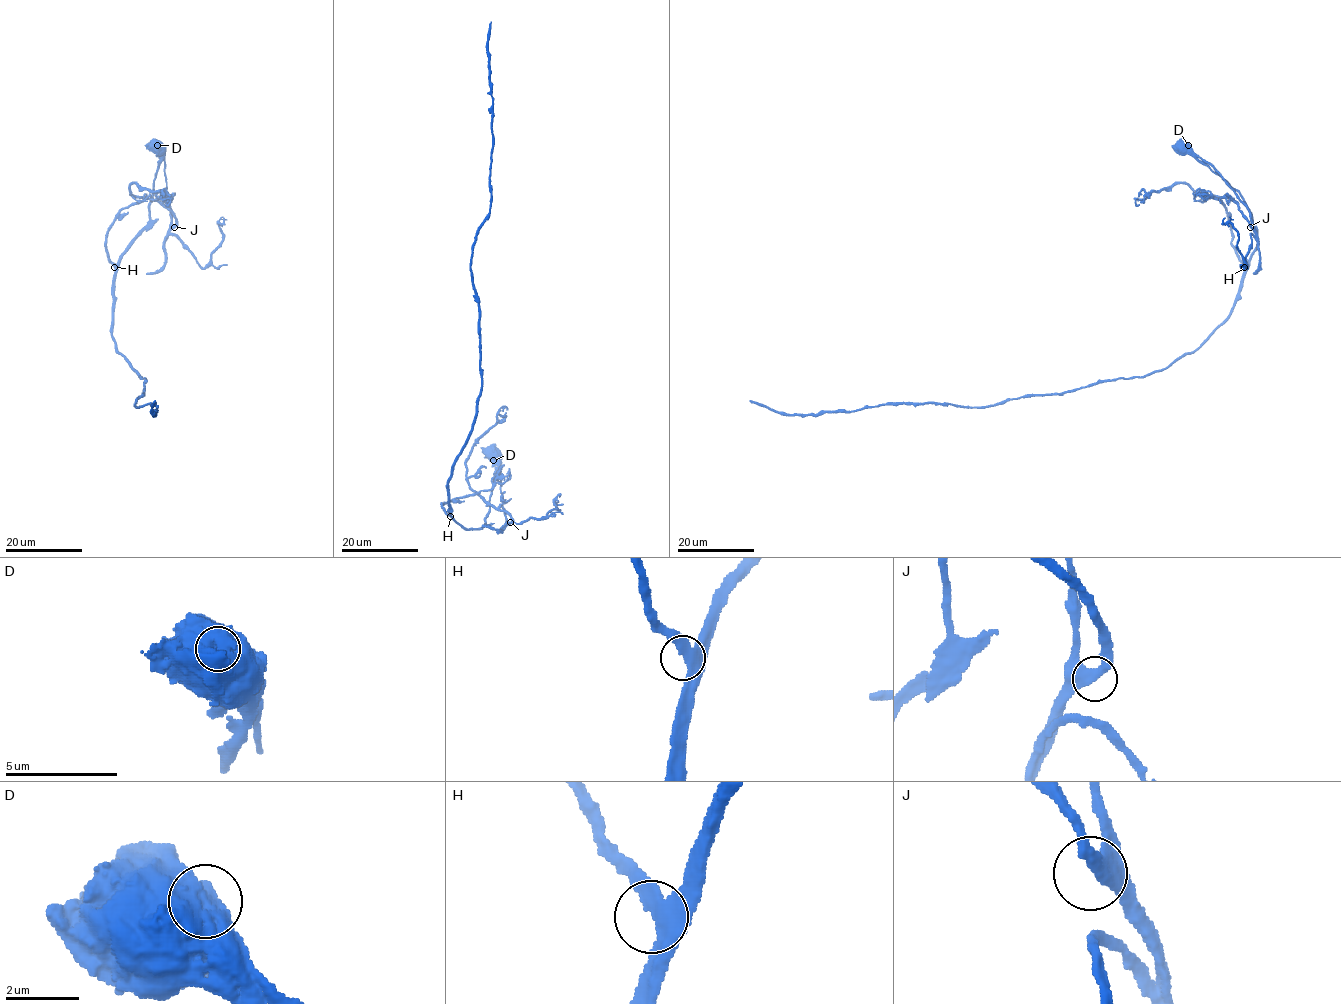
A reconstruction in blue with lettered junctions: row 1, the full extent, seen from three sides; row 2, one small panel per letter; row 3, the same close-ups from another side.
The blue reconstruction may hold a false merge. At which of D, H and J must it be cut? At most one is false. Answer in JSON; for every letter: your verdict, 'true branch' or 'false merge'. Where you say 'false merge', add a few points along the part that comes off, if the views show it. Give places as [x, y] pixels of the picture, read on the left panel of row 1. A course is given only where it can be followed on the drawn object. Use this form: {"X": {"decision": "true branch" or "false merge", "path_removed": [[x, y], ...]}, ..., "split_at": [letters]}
{"D": {"decision": "false merge", "path_removed": [[157, 145], [165, 153], [174, 225], [169, 210], [130, 194], [135, 183], [158, 191], [167, 204]]}, "H": {"decision": "true branch"}, "J": {"decision": "true branch"}, "split_at": ["D"]}

